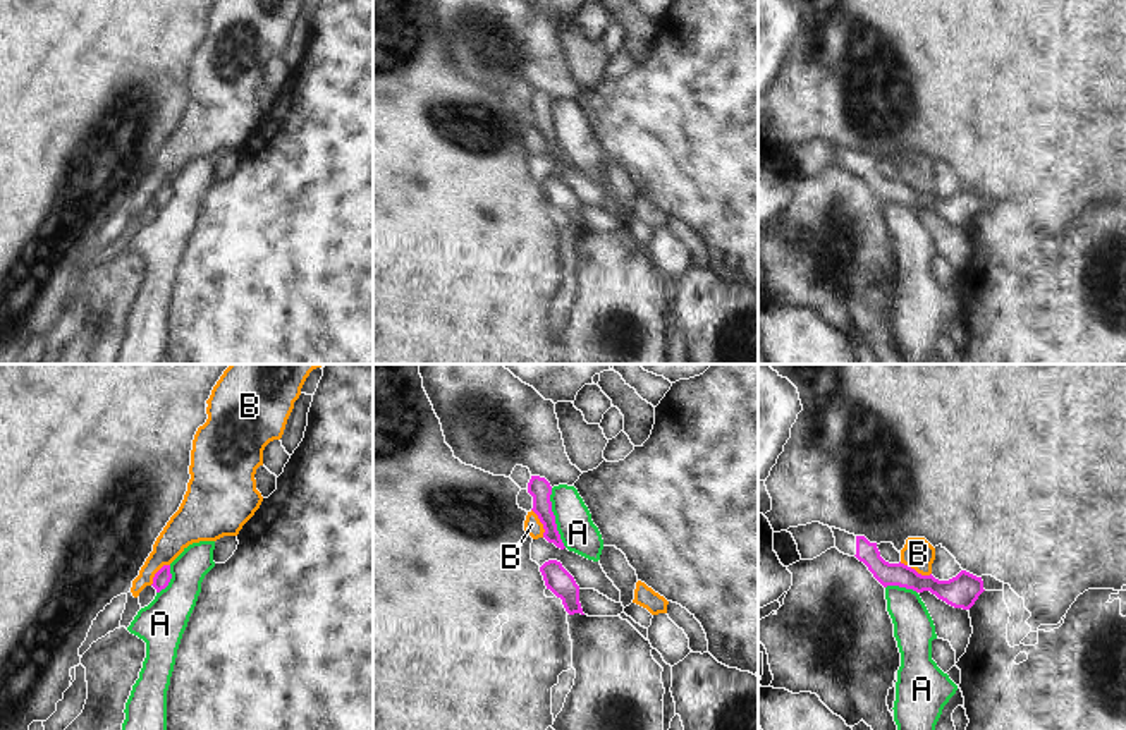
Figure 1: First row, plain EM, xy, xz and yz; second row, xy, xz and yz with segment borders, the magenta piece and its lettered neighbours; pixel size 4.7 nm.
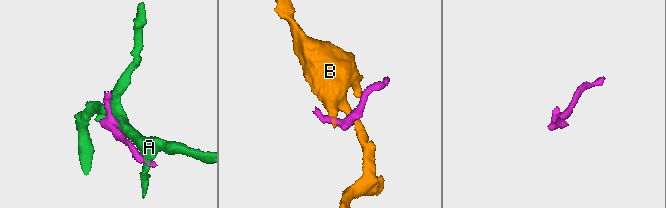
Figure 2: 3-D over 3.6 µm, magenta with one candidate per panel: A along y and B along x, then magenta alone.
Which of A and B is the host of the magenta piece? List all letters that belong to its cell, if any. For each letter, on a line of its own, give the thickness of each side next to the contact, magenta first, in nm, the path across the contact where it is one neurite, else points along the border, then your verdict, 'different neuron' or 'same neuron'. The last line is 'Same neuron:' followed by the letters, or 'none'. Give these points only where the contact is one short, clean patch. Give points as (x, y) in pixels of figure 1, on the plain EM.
A: 100 nm thick on the magenta side, 170 nm on the other; different neuron
B: 160 nm thick on the magenta side, 150 nm on the other; border along yz (899, 177), (922, 189), (930, 189); different neuron
Same neuron: none

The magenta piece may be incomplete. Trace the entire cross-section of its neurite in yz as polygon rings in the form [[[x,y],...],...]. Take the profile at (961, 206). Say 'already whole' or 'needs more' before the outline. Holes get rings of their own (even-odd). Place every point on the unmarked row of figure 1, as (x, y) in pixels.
needs more; [[[830,143],[835,153],[835,163],[863,177],[873,192],[884,201],[899,201],[916,208],[930,206],[939,215],[954,223],[970,225],[978,211],[985,206],[982,192],[961,186],[949,196],[939,196],[932,189],[921,191],[904,179],[889,179],[880,172],[877,158],[865,151],[854,151],[846,146]]]

